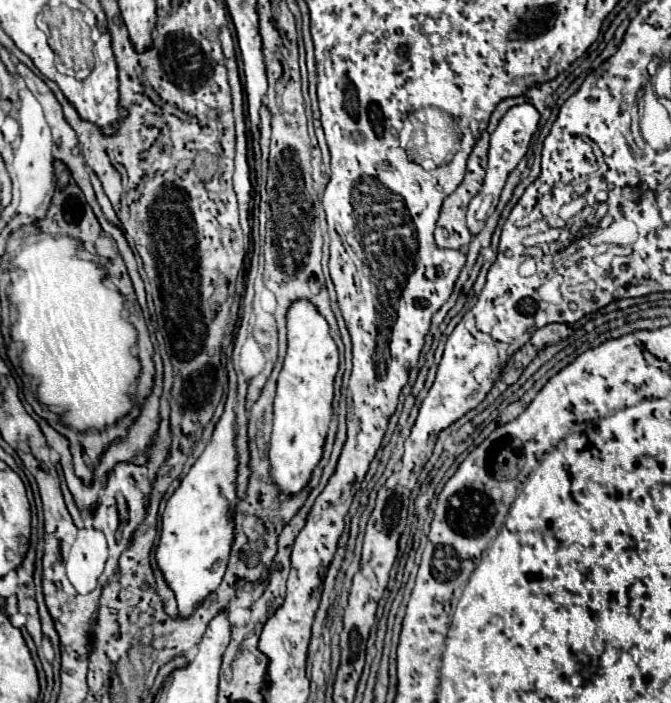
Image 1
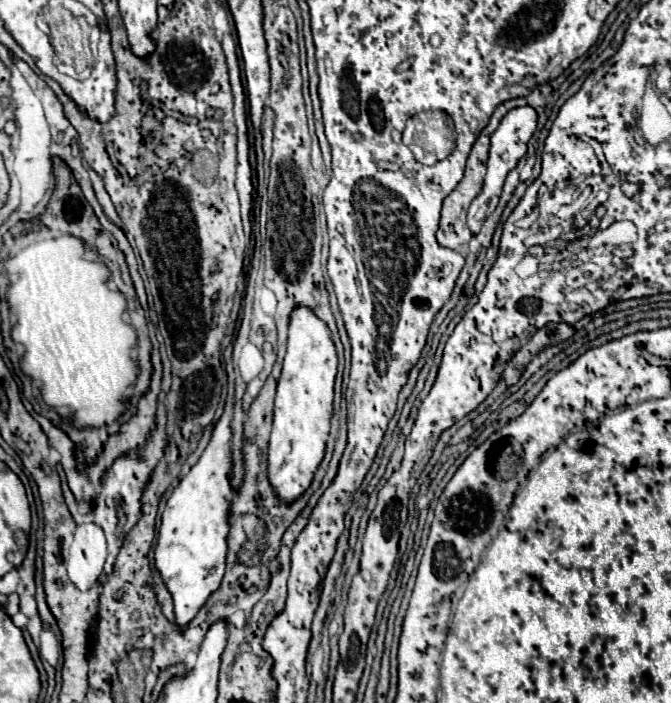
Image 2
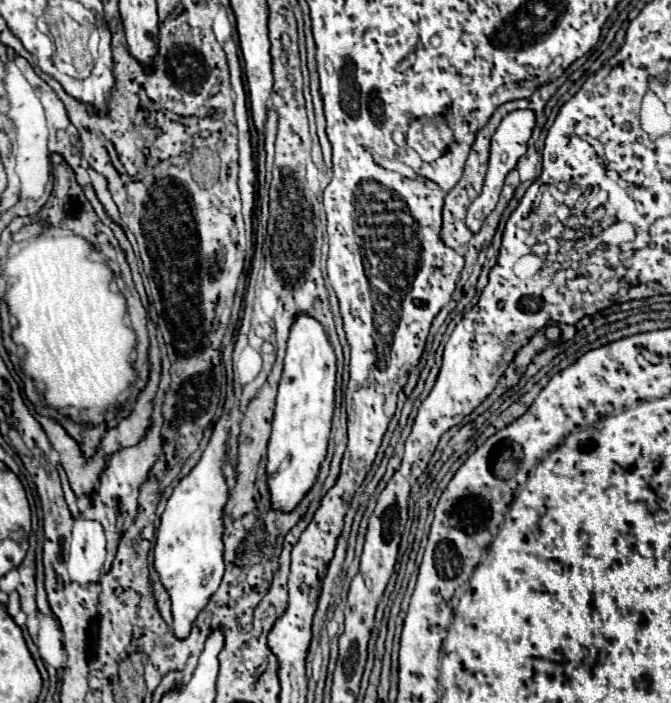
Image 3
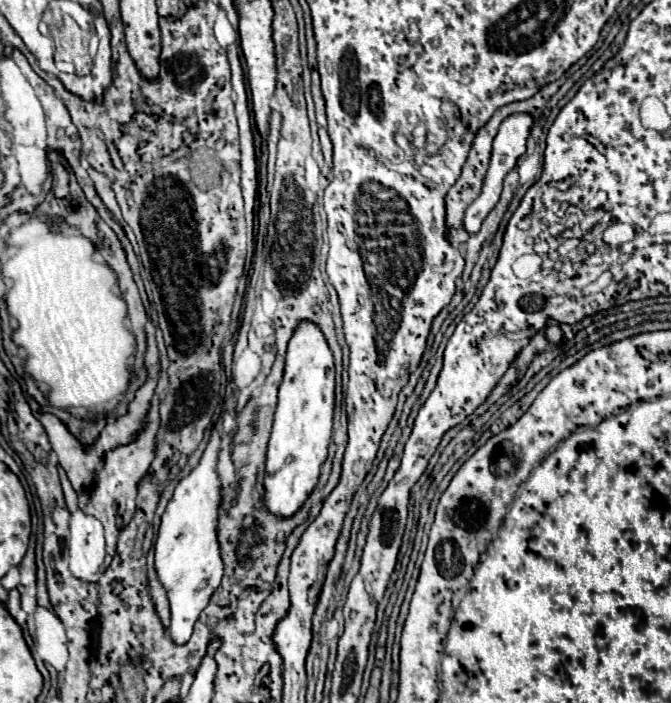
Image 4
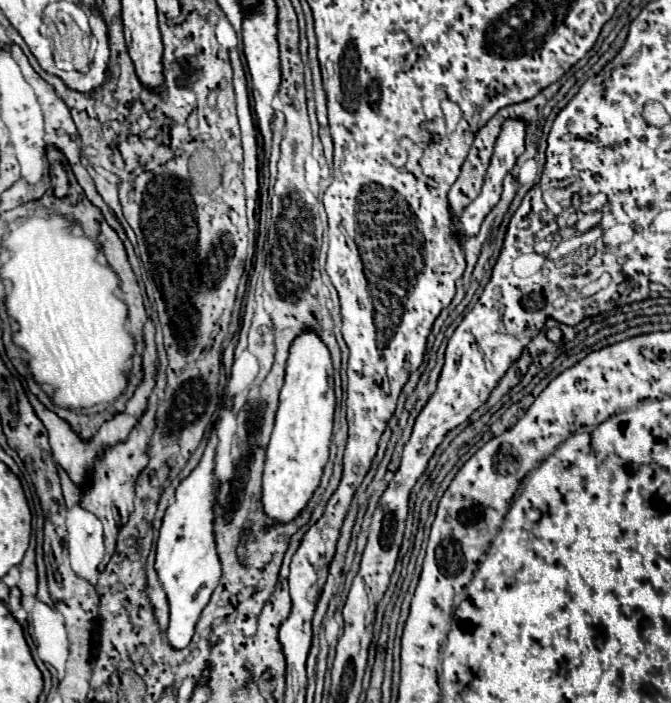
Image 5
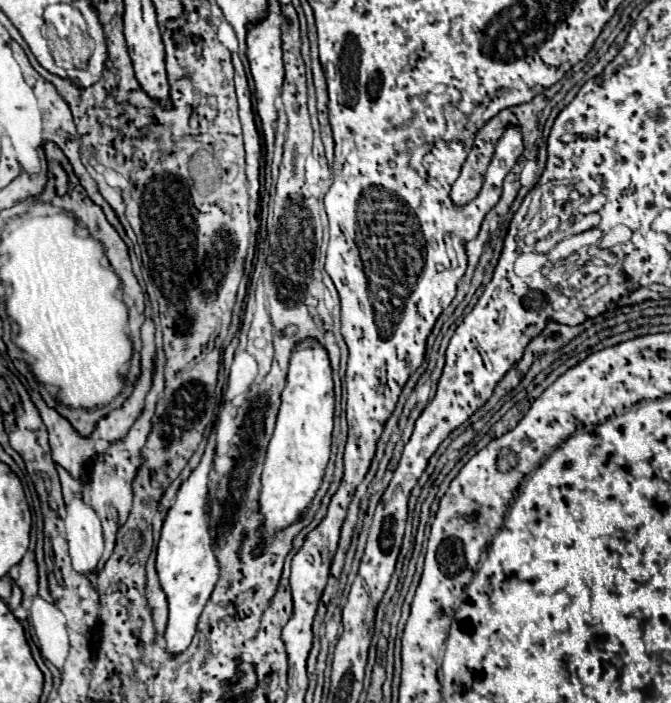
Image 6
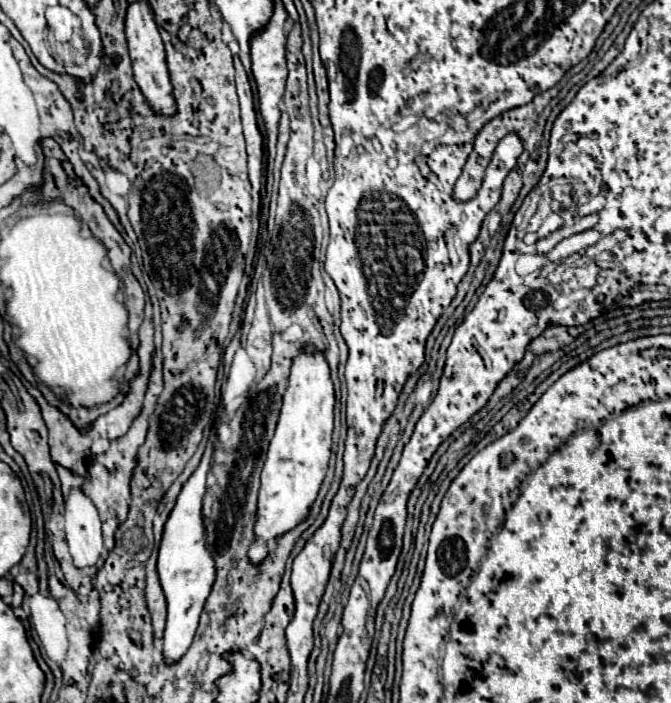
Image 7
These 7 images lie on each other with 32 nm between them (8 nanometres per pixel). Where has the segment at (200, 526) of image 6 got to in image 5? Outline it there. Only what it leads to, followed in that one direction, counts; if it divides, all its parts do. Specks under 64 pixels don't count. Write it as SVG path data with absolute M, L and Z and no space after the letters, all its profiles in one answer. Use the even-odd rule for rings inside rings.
M210 436L208 446L200 464L192 470L188 478L184 478L176 490L176 500L168 506L160 538L156 544L156 572L160 584L170 602L170 624L166 630L166 640L172 648L182 650L190 644L194 626L200 618L200 612L208 604L214 588L220 582L220 560L216 554L216 542L212 534L212 520L214 520L214 456L216 456L218 438Z

